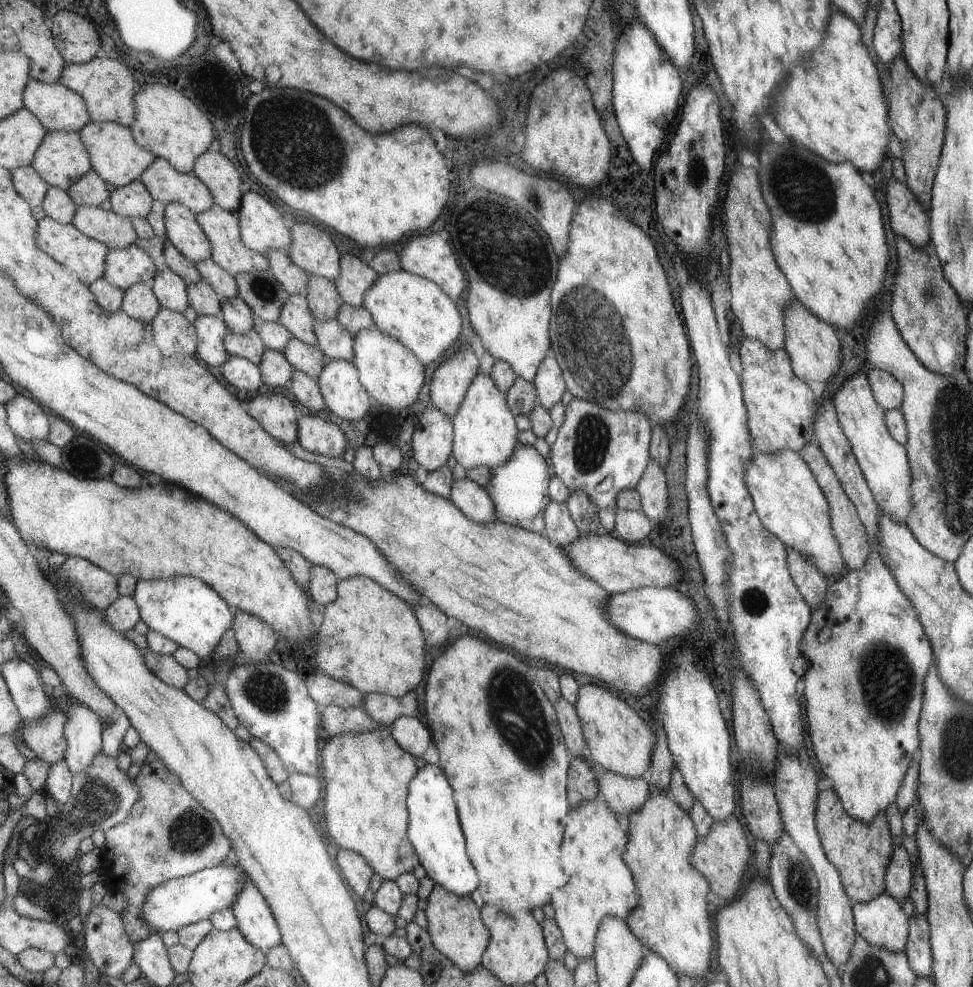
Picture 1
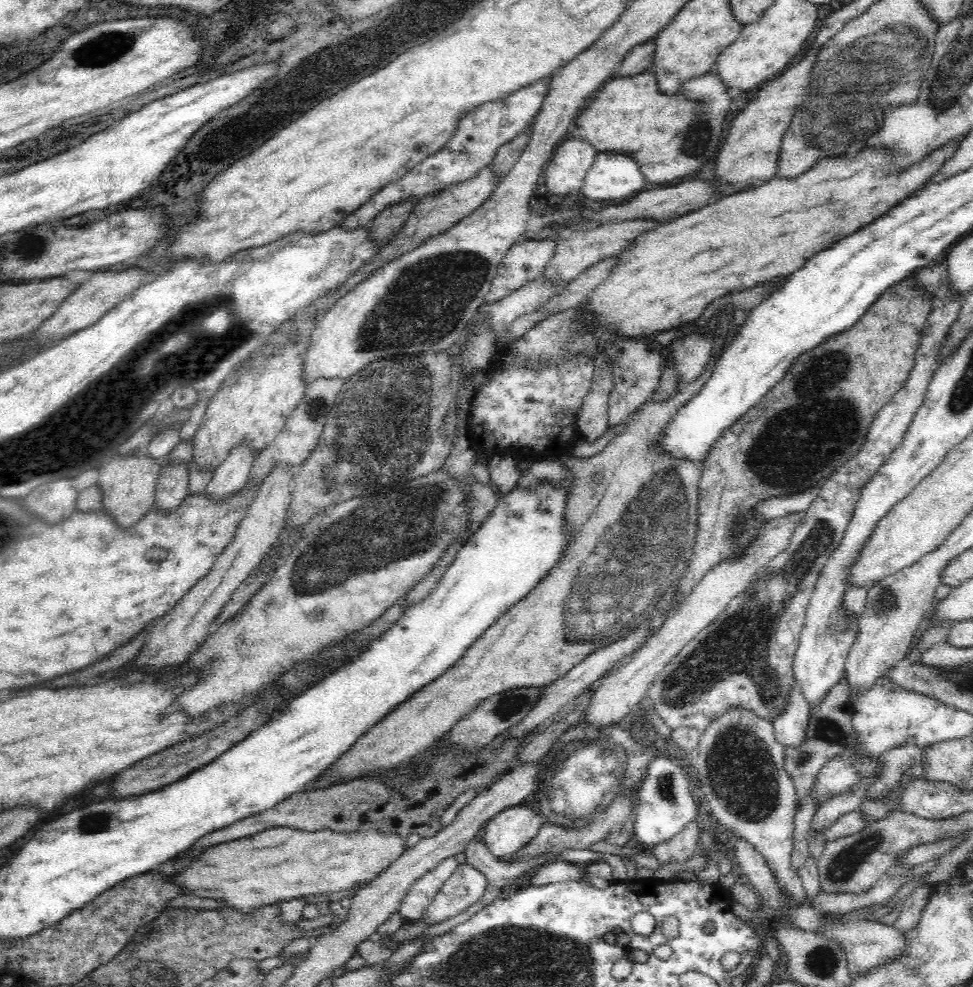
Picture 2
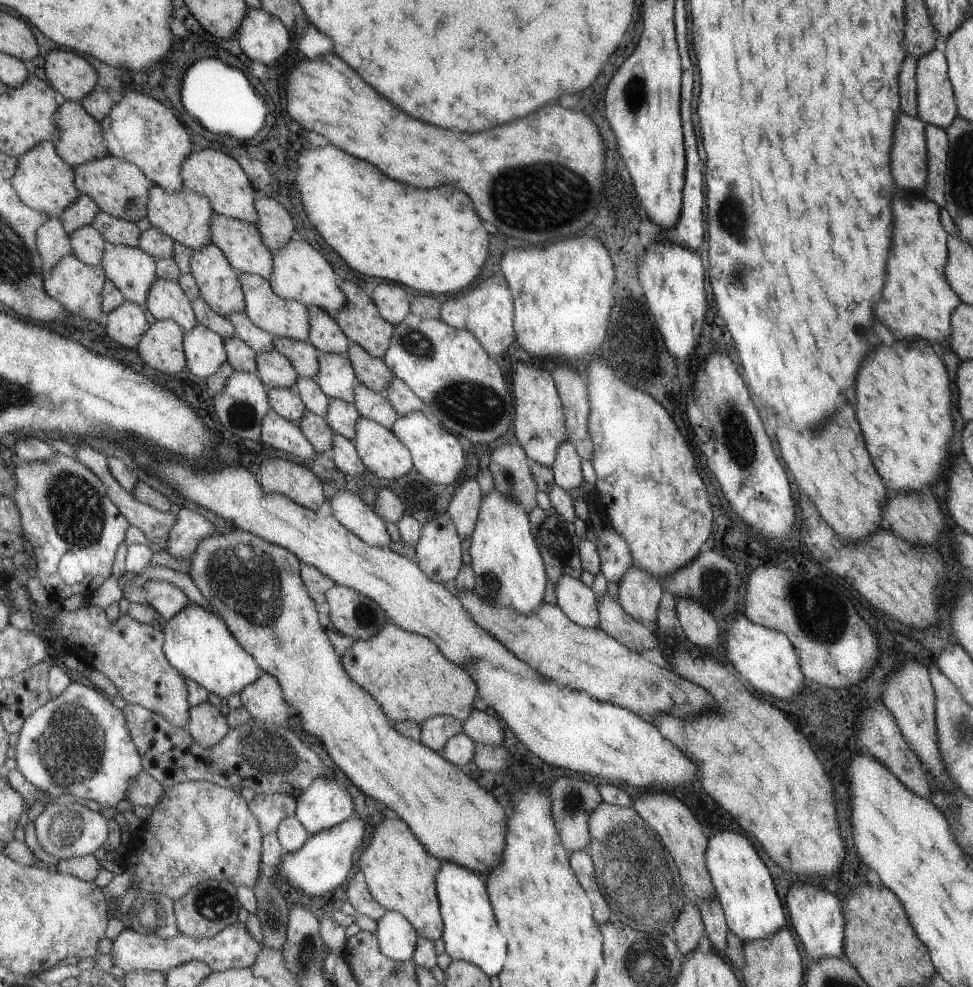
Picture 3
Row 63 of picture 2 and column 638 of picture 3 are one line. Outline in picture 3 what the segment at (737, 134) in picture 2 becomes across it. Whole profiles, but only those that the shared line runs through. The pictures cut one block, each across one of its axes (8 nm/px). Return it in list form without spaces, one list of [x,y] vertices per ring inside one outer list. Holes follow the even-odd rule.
[[[643,791],[641,793],[630,793],[630,795],[635,812],[643,818],[643,822],[659,834],[659,838],[663,840],[663,846],[667,846],[667,850],[670,850],[672,861],[675,862],[679,871],[679,878],[682,879],[683,894],[686,894],[687,902],[693,904],[693,906],[698,906],[699,902],[716,897],[710,873],[705,870],[707,838],[705,838],[701,826],[697,824],[697,820],[691,816],[691,812],[679,800],[675,800],[673,796],[669,796],[662,791]]]

